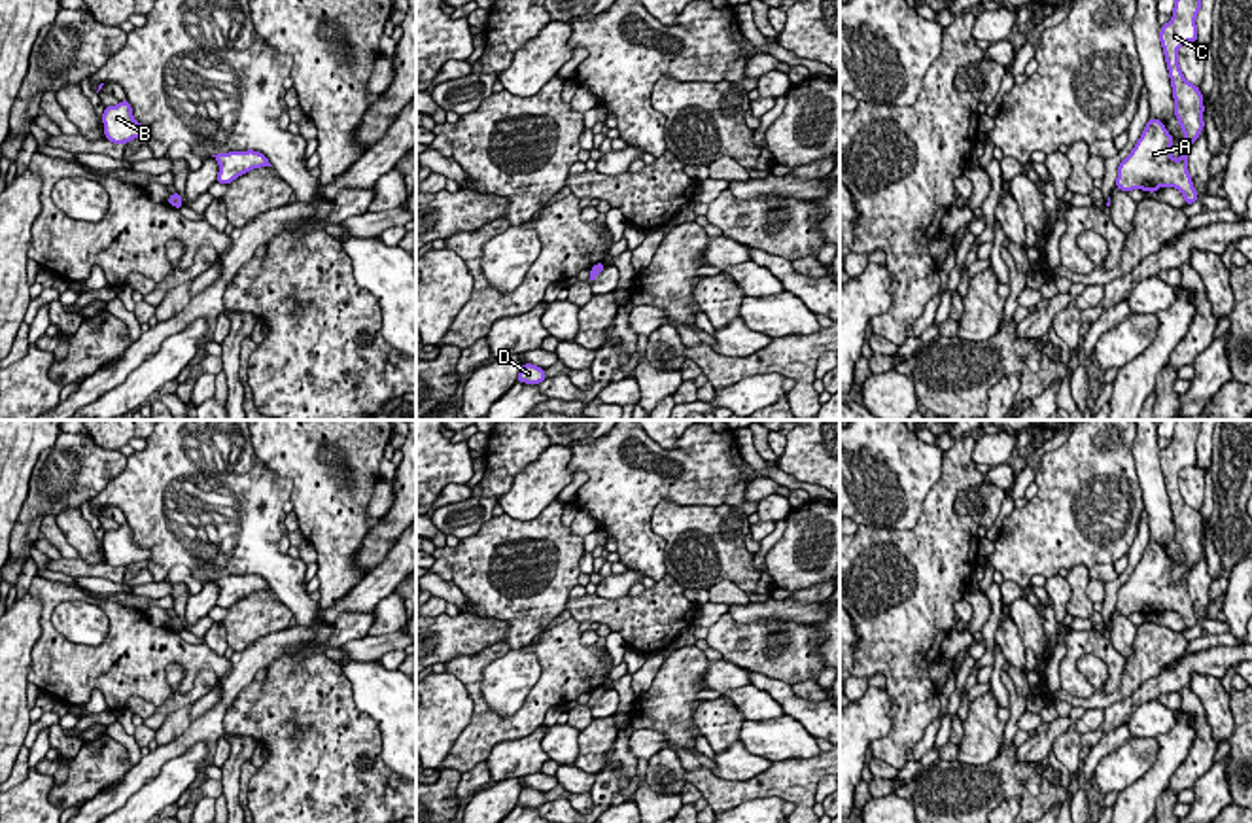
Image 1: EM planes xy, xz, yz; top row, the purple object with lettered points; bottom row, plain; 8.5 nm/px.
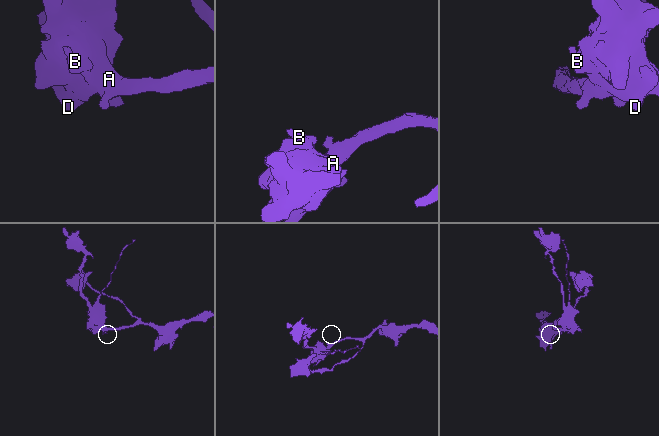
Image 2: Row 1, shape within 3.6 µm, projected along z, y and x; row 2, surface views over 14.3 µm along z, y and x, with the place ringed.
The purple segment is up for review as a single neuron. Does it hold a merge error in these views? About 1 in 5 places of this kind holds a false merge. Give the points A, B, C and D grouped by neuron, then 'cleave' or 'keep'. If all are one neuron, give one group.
groups A B C D; keep

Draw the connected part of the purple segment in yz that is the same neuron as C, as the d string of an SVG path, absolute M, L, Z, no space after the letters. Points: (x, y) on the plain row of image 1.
M1176 420L1173 441L1167 448L1161 448L1159 456L1173 511L1174 539L1184 554L1186 571L1182 581L1174 583L1171 575L1174 562L1163 545L1150 541L1135 571L1118 590L1116 611L1125 617L1131 613L1156 617L1159 611L1174 611L1182 617L1186 628L1199 622L1188 596L1188 573L1205 551L1205 530L1201 513L1180 496L1178 473L1188 465L1197 465L1195 443L1201 424L1203 420Z

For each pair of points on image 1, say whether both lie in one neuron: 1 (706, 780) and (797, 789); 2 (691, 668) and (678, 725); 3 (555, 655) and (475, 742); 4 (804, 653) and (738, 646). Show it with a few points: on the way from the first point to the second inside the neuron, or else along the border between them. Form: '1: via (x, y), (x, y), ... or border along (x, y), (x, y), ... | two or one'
1: via (729, 789), (774, 787) | one
2: via (678, 682), (678, 712) | one
3: via (555, 682), (513, 727), (502, 729) | one
4: via (787, 651), (755, 646) | one

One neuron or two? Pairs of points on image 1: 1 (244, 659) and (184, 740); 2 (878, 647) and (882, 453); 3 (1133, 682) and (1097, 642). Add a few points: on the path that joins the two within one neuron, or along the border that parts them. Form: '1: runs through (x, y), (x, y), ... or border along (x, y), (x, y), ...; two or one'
1: runs through (237, 680), (229, 687), (224, 704), (205, 723); one
2: border along (921, 509), (910, 528), (859, 526); two
3: border along (1126, 659), (1122, 682), (1114, 691); two

